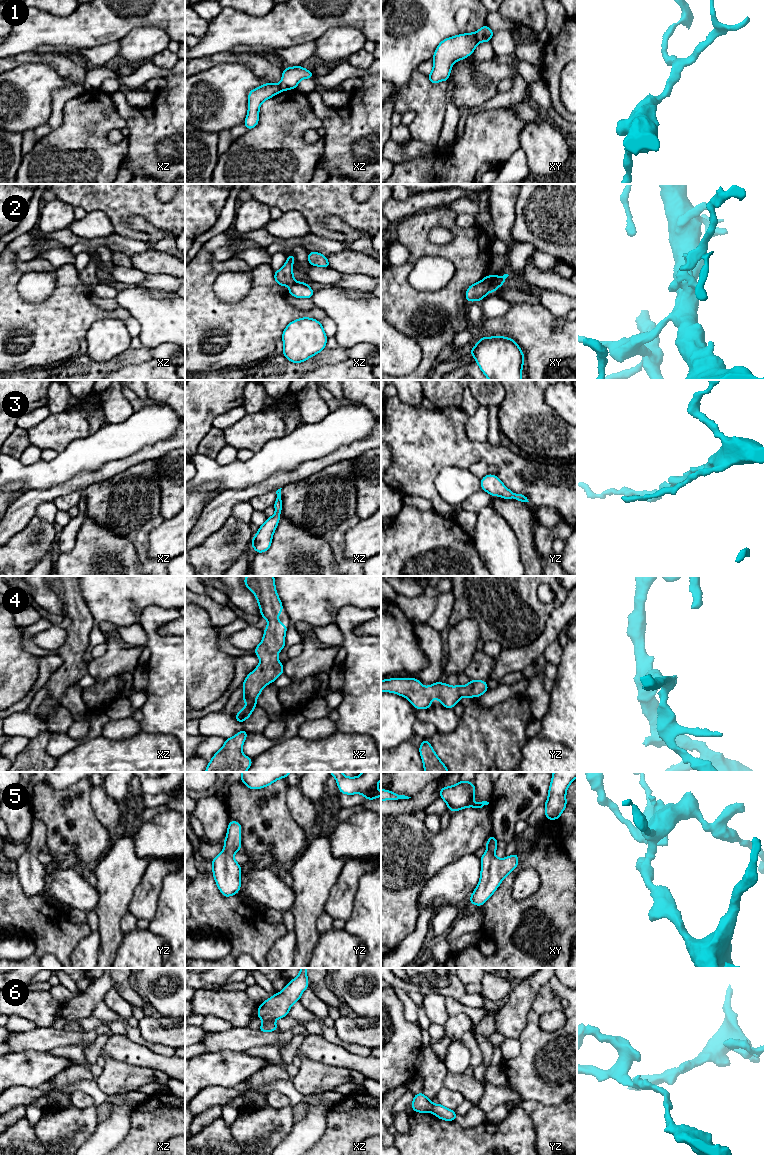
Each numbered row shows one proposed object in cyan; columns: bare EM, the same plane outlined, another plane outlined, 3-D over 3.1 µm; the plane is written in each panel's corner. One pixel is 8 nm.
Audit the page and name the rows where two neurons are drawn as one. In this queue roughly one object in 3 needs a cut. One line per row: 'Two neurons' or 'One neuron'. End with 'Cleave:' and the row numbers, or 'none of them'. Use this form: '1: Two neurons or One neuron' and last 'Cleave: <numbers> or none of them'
1: Two neurons
2: Two neurons
3: One neuron
4: One neuron
5: One neuron
6: Two neurons
Cleave: 1, 2, 6

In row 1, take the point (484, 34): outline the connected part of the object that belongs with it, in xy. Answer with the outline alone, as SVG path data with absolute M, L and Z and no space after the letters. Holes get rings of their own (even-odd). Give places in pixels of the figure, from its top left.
M485 24L482 28L475 32L477 42L489 42L494 32Z

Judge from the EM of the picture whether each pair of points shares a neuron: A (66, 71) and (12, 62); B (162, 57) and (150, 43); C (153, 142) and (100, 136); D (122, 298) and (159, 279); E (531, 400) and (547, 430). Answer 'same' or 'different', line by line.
A: same
B: different
C: different
D: different
E: same

